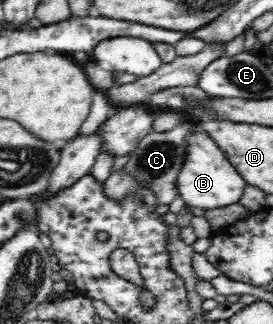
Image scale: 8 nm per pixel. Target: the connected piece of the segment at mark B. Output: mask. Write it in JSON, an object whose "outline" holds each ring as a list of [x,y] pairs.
{"outline":[[[192,130],[185,137],[185,158],[175,181],[177,195],[185,206],[204,210],[238,203],[246,183],[232,165],[206,131]]]}

